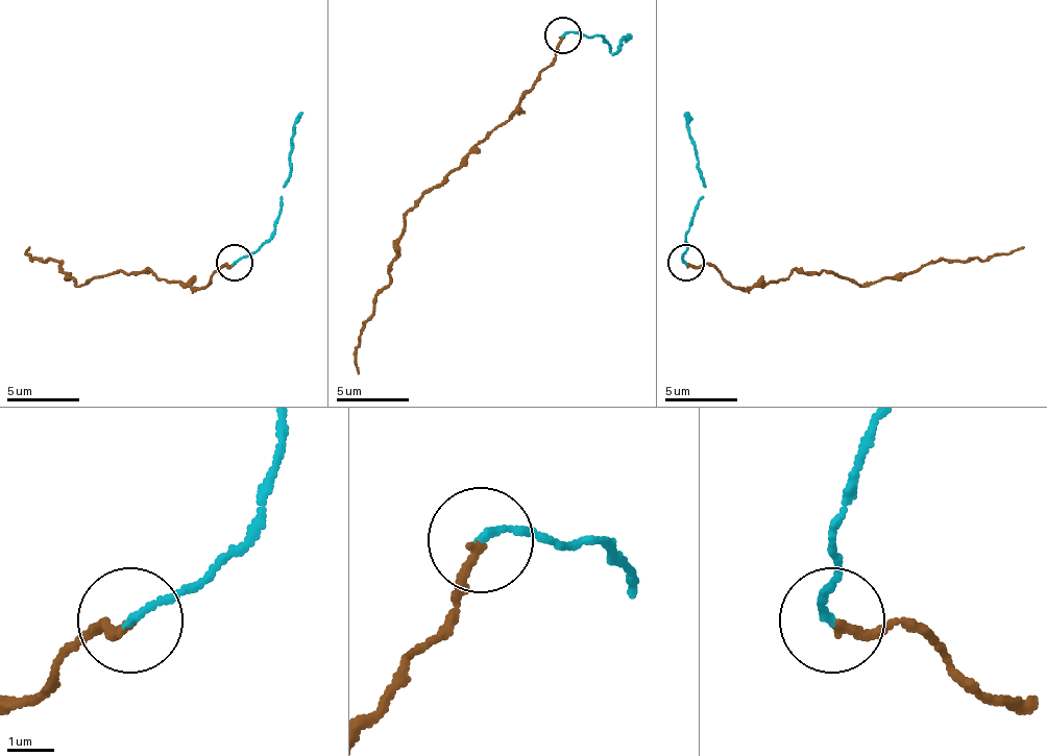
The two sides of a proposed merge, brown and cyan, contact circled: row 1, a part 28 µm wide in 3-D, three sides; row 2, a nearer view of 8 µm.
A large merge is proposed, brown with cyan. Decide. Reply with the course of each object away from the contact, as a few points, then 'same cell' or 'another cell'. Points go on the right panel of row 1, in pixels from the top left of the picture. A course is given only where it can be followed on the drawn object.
brown runs (684, 264), (710, 264), (732, 286), (822, 271), (862, 286), (902, 278), (939, 260), (978, 260), (1025, 245); cyan runs (684, 264), (684, 235), (696, 213), (703, 180), (696, 169), (696, 141), (684, 112); same cell

